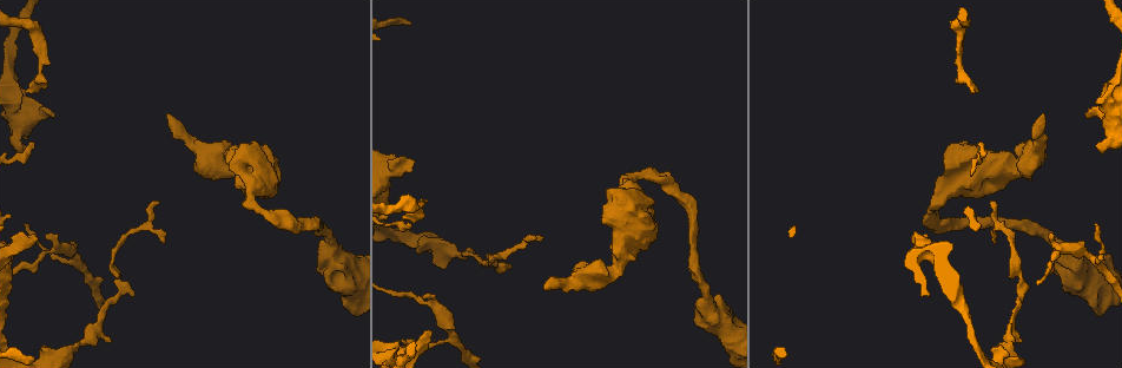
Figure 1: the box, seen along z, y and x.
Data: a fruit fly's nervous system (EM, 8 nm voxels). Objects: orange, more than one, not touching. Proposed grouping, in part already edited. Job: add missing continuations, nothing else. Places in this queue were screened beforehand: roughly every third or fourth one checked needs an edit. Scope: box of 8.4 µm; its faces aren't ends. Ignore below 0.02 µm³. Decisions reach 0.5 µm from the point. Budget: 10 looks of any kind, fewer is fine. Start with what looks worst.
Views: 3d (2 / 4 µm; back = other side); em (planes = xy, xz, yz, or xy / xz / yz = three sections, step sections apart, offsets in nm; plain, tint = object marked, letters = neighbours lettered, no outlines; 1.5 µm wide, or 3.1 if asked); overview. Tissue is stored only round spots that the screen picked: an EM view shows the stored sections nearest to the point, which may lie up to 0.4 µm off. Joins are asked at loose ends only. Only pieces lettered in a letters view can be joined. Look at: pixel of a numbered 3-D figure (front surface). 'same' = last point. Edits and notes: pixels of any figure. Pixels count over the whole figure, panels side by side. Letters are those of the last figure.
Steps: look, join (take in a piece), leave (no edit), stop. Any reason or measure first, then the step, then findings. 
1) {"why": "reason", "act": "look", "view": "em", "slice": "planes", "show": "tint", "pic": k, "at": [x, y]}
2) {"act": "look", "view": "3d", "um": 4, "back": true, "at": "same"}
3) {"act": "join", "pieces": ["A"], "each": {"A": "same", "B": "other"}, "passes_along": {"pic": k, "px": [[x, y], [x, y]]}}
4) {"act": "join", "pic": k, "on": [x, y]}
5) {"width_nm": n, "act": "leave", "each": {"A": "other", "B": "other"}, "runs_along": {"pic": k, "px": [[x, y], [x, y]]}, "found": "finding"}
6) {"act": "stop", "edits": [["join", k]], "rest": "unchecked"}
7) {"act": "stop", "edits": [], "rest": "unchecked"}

{"why": "end of a long branch", "act": "look", "view": "em", "slice": "planes", "show": "letters", "pic": 1, "at": [167, 113]}

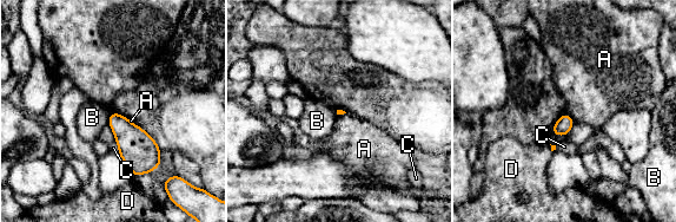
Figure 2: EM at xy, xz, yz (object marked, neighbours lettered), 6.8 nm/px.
{"longest_contact_nm": ["A", 100], "act": "leave", "each": {"A": "other", "B": "other", "C": "other", "D": "other"}, "found": "no lettered piece goes on from it"}

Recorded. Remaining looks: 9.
{"why": "free end", "act": "look", "view": "em", "slice": "xy", "step": 8, "show": "tint", "pic": 1, "at": [25, 90]}

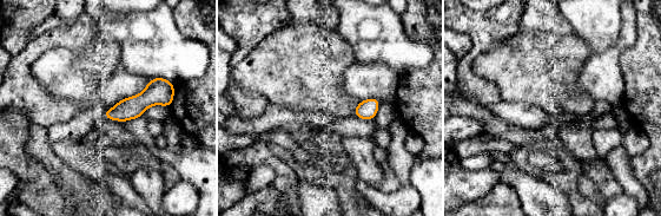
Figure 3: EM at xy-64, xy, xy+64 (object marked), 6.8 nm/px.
{"act": "look", "view": "em", "slice": "planes", "show": "letters", "at": "same"}

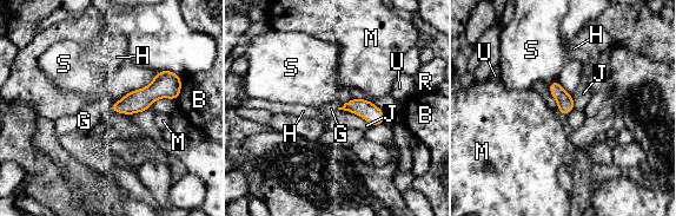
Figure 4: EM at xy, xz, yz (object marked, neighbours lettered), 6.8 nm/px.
{"longest_contact_nm": ["B", 160], "act": "leave", "each": {"B": "other", "G": "other", "H": "other", "J": "other", "M": "other", "R": "other", "S": "other", "U": "other"}, "found": "none of them fits"}

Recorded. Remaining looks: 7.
{"why": "an open end", "act": "look", "view": "em", "slice": "planes", "show": "letters", "pic": 1, "at": [432, 331]}

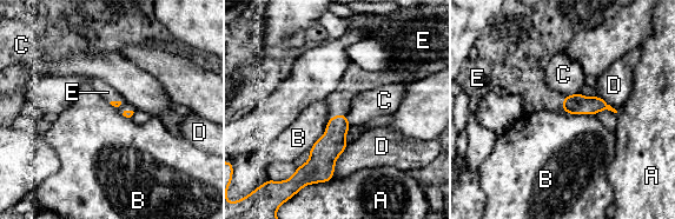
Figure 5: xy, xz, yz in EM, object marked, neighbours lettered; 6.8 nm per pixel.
{"act": "join", "pieces": ["E"], "each": {"A": "other", "B": "other", "C": "other", "D": "other", "E": "same"}, "passes_along": {"pic": 5, "px": [[331, 145], [337, 115], [352, 83]]}, "found": "the neuron continues"}

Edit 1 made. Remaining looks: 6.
{"act": "look", "view": "overview"}

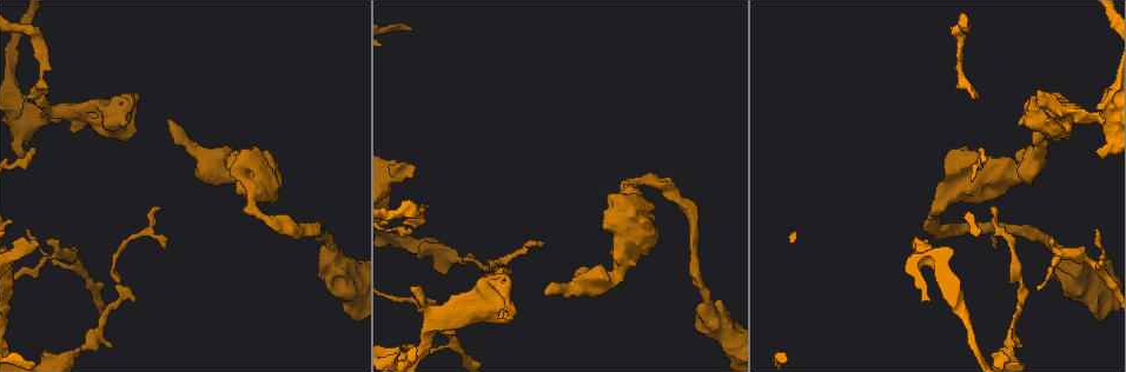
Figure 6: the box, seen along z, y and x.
{"why": "branch stops here", "act": "look", "view": "3d", "um": 4, "pic": 6, "at": [1052, 241]}

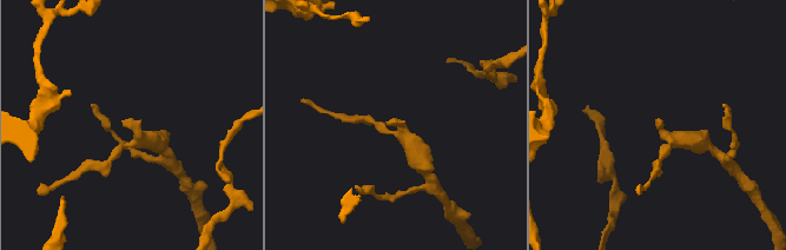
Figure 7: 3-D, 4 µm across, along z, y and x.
{"why": "need the tissue", "act": "look", "view": "em", "slice": "planes", "show": "letters", "pic": 7, "at": [387, 123]}

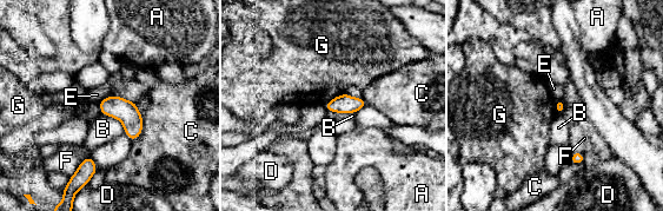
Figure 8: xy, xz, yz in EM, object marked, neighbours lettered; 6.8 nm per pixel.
{"act": "leave", "each": {"A": "other", "B": "other", "C": "other", "D": "other", "E": "other", "F": "other", "G": "other"}, "found": "none of them fits"}

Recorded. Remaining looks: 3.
{"act": "stop", "edits": [["join", 5]], "rest": "unchecked"}

